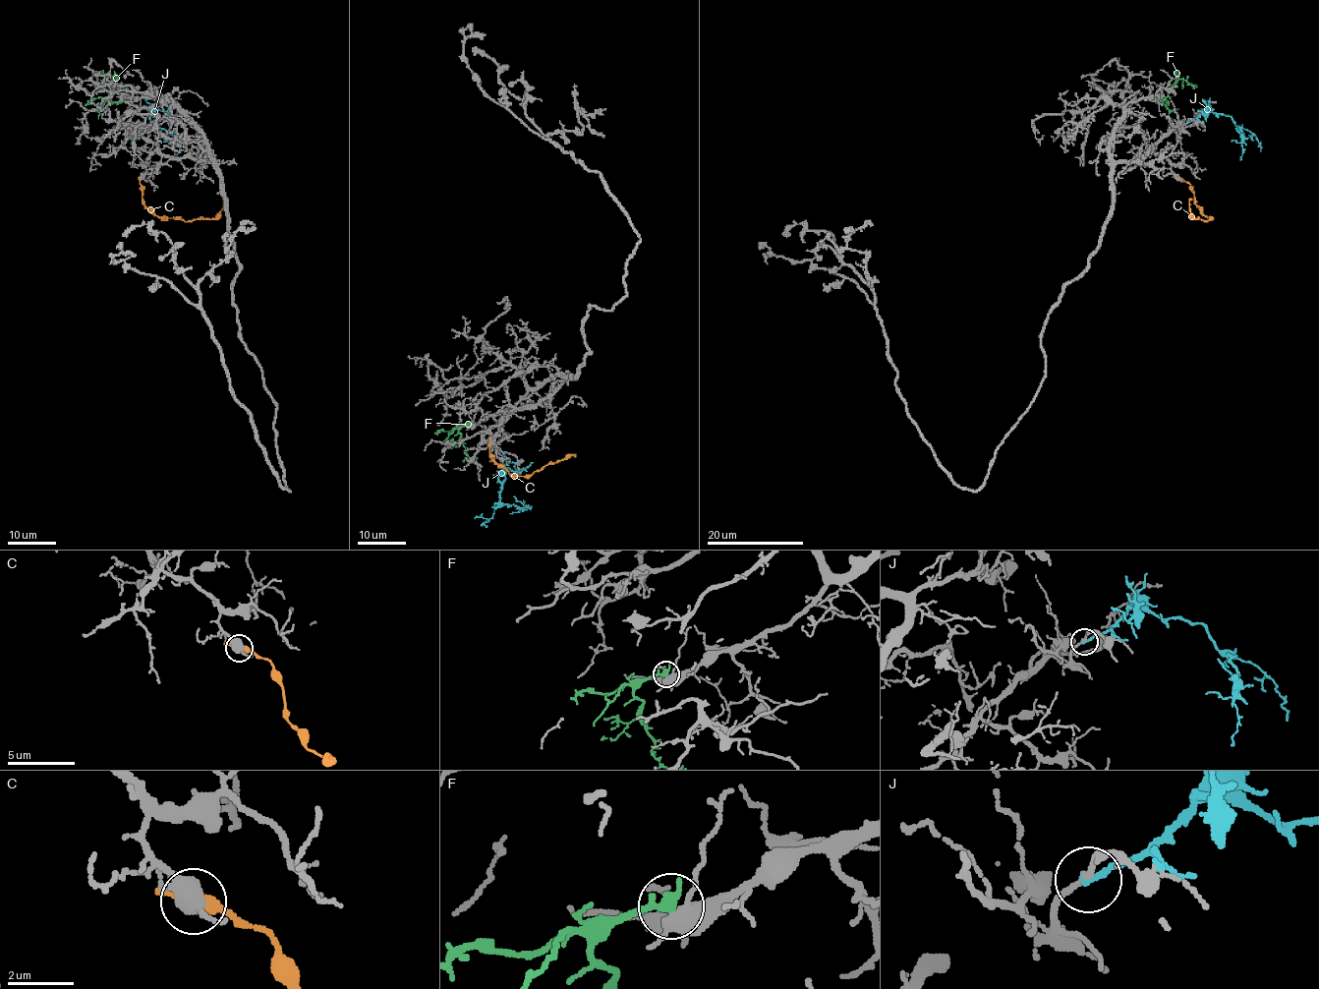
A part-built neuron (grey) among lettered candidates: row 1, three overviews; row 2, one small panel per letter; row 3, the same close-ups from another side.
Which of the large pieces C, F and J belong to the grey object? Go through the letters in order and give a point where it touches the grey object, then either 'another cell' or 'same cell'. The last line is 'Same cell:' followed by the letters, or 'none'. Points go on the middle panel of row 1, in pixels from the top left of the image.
C: meets grey at (489, 442); another cell
F: meets grey at (470, 424); same cell
J: meets grey at (504, 452); another cell
Same cell: F

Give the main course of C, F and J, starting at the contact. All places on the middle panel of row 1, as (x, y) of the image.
C: (489, 443), (491, 459), (511, 475), (531, 476), (548, 464), (573, 454), (575, 456)
F: (470, 424), (458, 431), (465, 453), (470, 457), (477, 457)
J: (504, 453), (506, 465), (499, 476), (501, 502), (531, 507), (526, 506), (528, 505)

